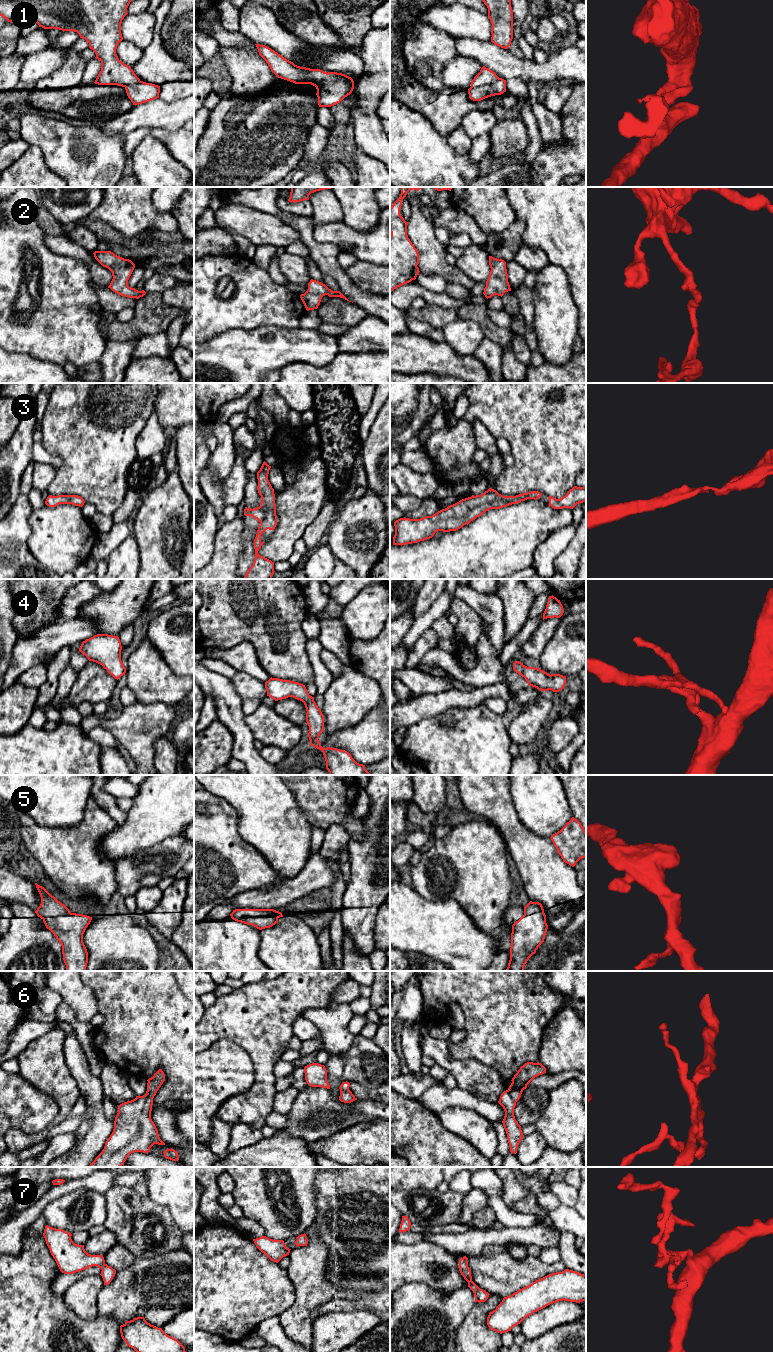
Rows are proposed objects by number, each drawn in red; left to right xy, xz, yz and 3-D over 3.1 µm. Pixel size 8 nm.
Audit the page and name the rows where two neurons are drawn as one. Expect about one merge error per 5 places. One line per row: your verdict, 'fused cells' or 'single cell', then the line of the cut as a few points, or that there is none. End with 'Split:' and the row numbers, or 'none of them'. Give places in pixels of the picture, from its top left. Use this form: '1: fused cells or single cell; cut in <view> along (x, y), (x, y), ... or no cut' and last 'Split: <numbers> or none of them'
1: single cell; no cut
2: single cell; no cut
3: single cell; no cut
4: single cell; no cut
5: single cell; no cut
6: single cell; no cut
7: single cell; no cut
Split: none of them

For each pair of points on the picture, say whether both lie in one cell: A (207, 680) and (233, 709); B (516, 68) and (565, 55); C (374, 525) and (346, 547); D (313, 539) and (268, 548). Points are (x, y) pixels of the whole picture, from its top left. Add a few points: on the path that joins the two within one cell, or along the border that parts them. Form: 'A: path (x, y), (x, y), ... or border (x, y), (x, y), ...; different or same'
A: path (214, 687), (227, 702); same
B: path (528, 69), (551, 69), (553, 67); same
C: path (367, 526), (353, 540); same
D: border (315, 517), (301, 537); different

